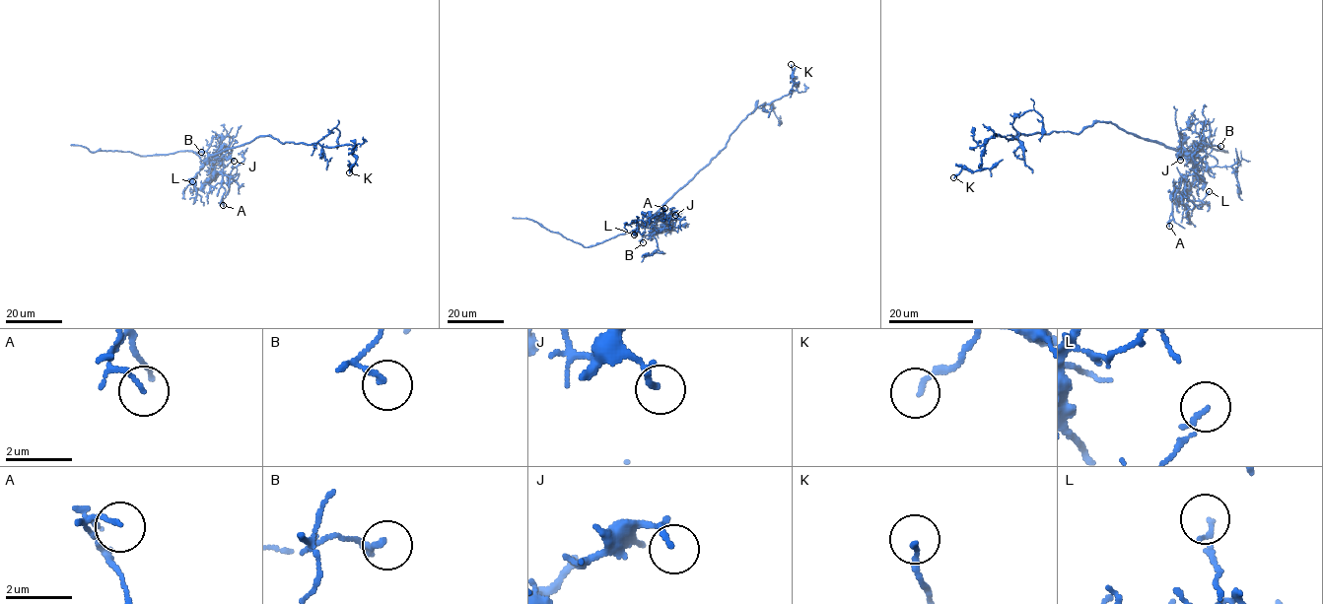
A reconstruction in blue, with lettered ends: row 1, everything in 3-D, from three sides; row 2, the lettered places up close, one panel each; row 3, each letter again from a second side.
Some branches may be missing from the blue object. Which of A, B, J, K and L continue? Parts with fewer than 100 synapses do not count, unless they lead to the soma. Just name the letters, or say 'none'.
none

